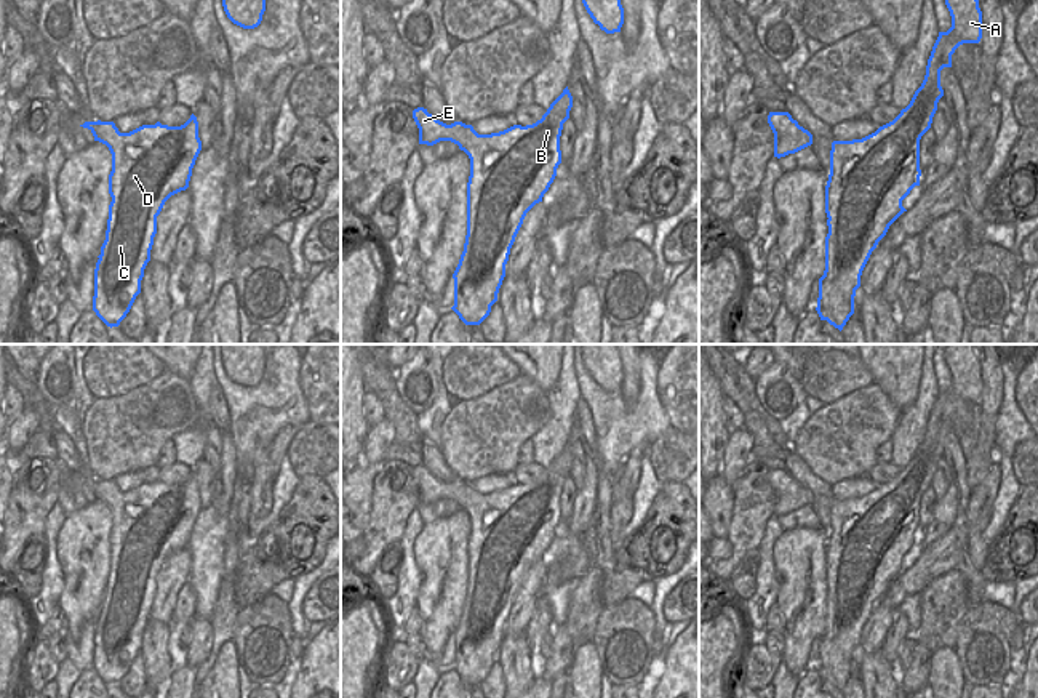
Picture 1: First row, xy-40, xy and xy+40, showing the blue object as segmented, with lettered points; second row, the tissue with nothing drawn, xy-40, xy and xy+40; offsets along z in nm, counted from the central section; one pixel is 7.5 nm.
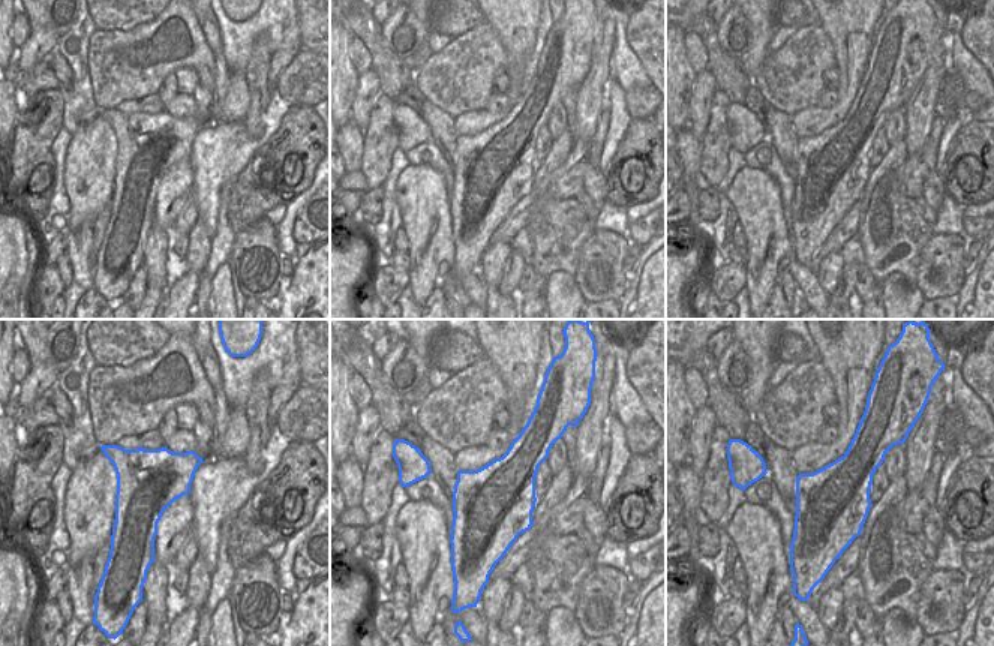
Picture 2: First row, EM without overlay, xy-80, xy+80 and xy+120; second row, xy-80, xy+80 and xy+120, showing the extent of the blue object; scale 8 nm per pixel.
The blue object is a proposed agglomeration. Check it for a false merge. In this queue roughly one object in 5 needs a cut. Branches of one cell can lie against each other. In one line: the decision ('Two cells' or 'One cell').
One cell.

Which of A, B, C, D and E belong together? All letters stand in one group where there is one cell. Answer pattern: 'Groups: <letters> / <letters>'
Groups: A B C D E.

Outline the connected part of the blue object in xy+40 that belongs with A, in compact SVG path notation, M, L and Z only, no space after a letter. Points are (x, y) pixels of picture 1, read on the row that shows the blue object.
M945 0L952 27L939 32L921 86L910 104L875 133L833 141L825 186L825 271L817 314L840 331L854 314L862 271L889 226L907 211L902 200L920 186L920 139L931 128L944 96L940 70L963 43L982 38L979 0Z

